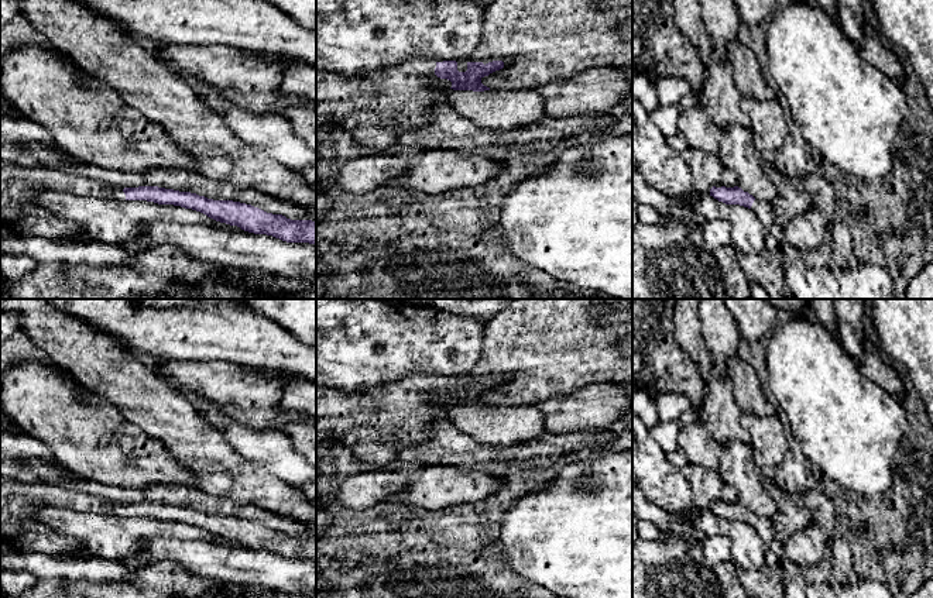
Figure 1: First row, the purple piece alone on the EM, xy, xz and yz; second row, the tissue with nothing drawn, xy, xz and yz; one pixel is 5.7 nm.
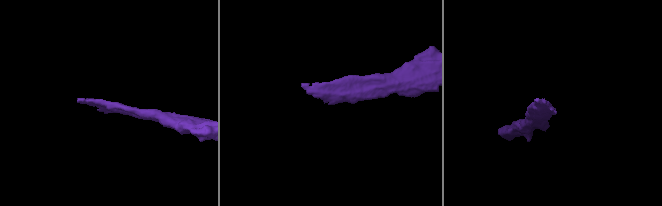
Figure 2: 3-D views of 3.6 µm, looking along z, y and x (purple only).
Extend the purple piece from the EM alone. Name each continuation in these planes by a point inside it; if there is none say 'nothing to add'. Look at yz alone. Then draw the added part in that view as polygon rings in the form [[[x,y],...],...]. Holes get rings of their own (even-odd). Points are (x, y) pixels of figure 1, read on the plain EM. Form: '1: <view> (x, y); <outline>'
1: yz (765, 528); [[[755,515],[751,526],[766,544],[776,536],[775,523],[769,518]]]

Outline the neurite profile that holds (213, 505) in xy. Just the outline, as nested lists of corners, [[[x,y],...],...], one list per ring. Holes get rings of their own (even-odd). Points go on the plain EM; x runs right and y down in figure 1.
[[[31,460],[25,468],[32,471],[40,481],[61,485],[66,489],[97,495],[114,504],[158,502],[179,508],[191,508],[213,516],[233,516],[258,523],[267,529],[282,530],[291,536],[316,537],[316,526],[295,522],[288,516],[251,504],[237,504],[229,498],[205,494],[196,487],[157,484],[147,488],[124,488],[106,485],[97,481],[82,478],[71,472],[56,460]]]

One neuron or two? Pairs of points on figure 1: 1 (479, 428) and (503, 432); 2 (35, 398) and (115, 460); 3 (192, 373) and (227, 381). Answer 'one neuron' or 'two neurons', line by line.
1: one neuron
2: one neuron
3: one neuron

